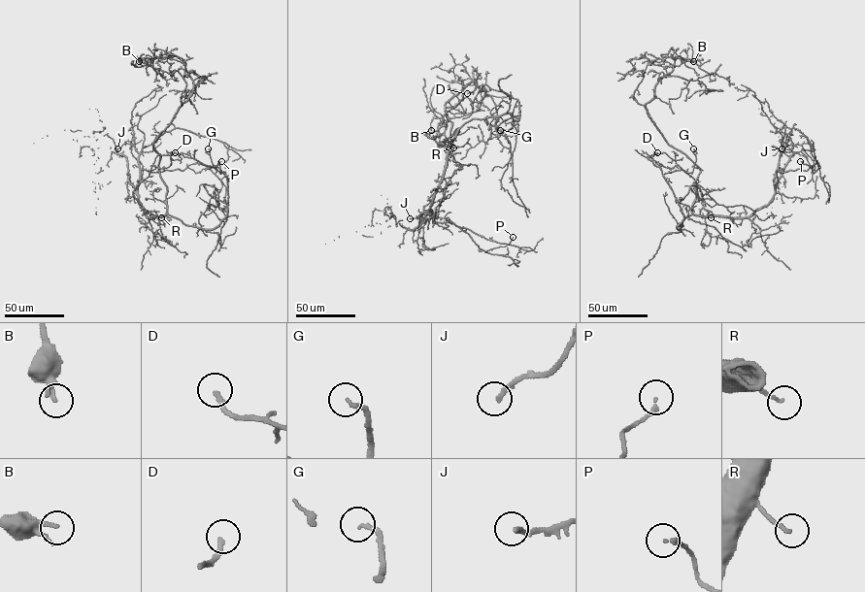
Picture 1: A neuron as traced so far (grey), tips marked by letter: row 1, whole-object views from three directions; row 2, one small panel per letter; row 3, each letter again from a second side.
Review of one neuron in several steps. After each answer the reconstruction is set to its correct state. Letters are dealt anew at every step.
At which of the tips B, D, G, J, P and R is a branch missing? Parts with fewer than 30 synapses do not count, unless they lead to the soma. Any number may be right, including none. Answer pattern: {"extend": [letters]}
{"extend": ["D", "G", "R"]}

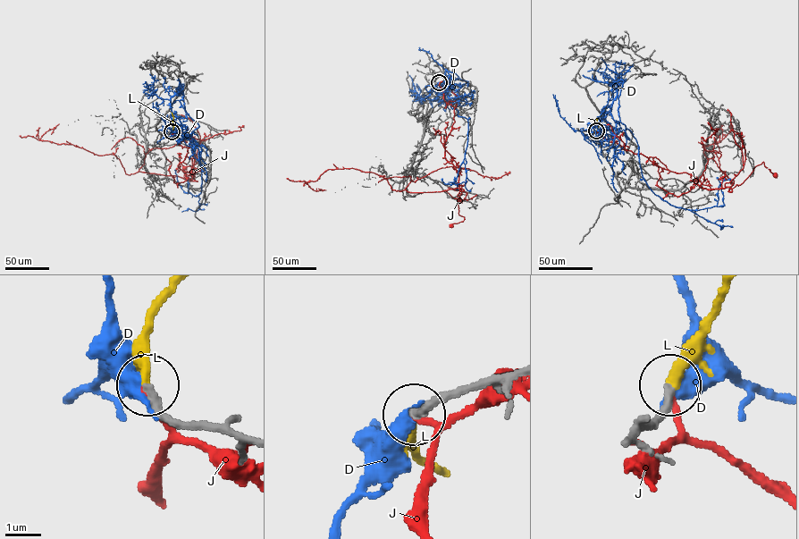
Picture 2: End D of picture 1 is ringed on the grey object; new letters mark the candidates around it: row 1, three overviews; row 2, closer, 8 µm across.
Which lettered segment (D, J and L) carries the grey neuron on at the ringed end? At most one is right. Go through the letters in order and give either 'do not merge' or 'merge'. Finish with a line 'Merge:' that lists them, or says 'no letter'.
D: do not merge
J: do not merge
L: merge
Merge: L

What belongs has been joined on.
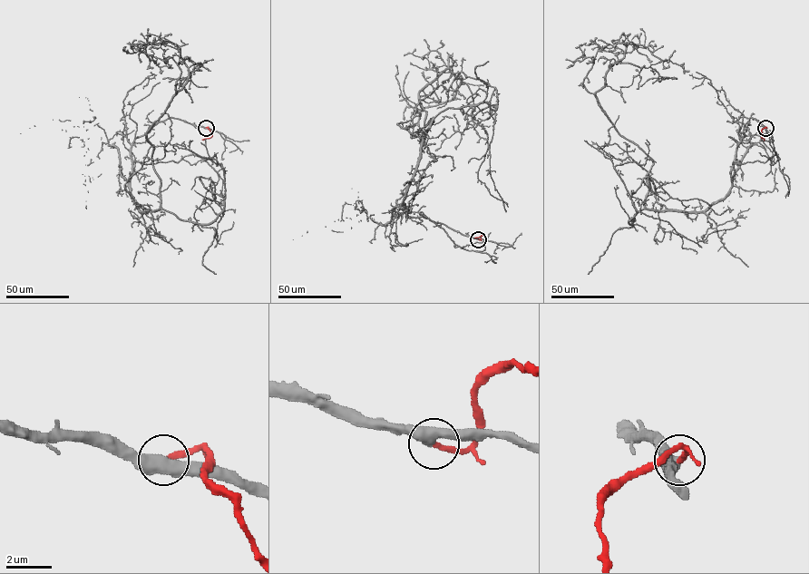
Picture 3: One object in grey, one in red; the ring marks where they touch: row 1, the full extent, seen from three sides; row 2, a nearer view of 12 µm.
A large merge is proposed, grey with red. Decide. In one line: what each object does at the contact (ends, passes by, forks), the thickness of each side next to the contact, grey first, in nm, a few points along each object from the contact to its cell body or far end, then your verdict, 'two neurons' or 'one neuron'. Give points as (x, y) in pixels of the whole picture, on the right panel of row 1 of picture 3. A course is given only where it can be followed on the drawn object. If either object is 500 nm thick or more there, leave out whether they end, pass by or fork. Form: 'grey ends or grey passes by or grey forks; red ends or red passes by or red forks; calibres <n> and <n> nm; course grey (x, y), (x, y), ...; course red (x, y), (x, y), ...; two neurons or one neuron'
calibres 500 and 280 nm; course grey (765, 127), (744, 125), (724, 198), (648, 209), (652, 160), (596, 92), (629, 42), (683, 68); course red (765, 127), (762, 130), (765, 140); one neuron

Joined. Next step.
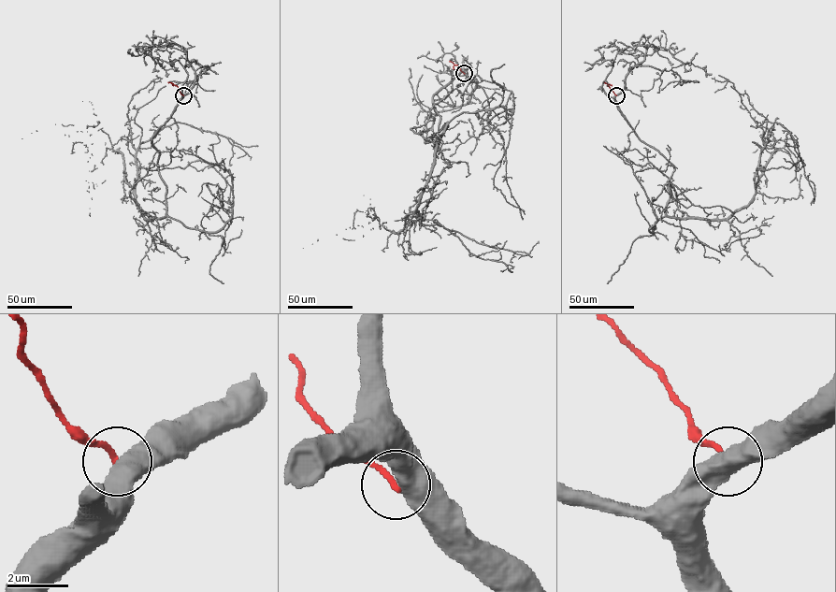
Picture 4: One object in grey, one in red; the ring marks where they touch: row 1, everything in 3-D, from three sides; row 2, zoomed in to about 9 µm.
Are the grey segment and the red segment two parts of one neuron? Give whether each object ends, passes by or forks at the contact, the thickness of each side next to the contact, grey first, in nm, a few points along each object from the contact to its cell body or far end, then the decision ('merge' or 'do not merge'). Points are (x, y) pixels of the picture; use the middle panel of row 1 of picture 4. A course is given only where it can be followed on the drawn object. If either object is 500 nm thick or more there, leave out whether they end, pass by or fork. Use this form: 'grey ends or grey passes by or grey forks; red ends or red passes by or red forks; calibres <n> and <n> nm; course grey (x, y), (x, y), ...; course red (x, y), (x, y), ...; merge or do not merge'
calibres 550 and 190 nm; course grey (464, 73), (433, 96), (439, 131), (448, 126), (404, 227), (387, 230), (369, 208), (362, 225), (303, 248); course red (464, 73), (449, 62); do not merge

